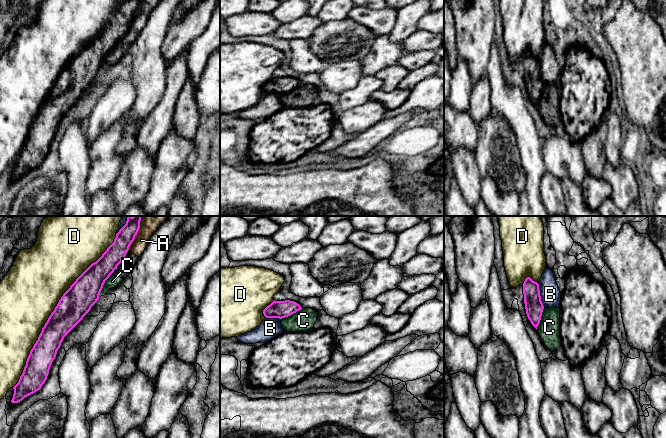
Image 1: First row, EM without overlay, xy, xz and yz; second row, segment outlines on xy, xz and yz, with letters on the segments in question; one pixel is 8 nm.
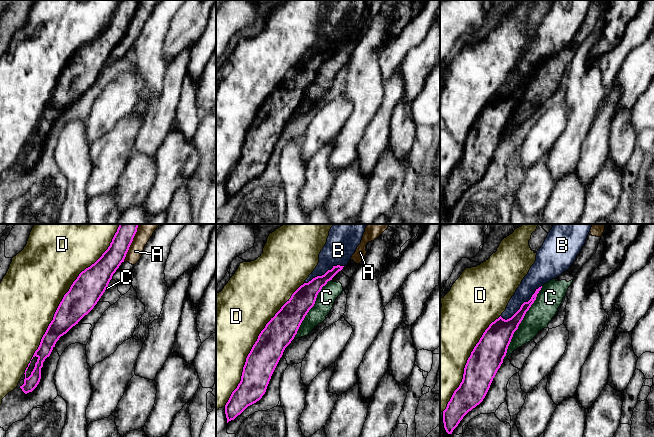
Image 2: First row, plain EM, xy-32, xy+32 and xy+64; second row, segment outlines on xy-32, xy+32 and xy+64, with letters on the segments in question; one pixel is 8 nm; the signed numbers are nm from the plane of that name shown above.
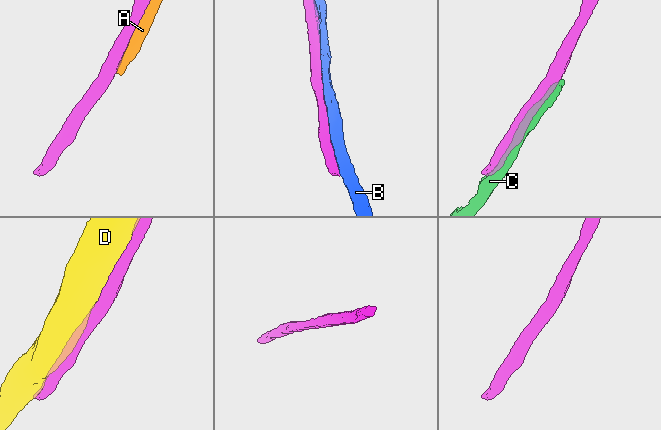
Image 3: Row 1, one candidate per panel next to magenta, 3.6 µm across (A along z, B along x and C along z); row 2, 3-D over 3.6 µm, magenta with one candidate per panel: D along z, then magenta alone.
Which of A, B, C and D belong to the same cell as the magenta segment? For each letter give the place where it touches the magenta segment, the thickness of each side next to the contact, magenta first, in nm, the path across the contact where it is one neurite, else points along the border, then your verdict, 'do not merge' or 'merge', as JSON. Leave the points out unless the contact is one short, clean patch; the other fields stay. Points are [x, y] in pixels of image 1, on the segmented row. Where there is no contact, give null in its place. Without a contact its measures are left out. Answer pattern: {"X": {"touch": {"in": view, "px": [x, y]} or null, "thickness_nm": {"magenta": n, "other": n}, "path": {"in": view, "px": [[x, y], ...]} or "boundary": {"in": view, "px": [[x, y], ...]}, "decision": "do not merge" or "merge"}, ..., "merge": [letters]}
{"A": {"touch": {"in": "xy", "px": [134, 238]}, "thickness_nm": {"magenta": 160, "other": 170}, "decision": "do not merge"}, "B": {"touch": {"in": "yz", "px": [539, 295]}, "thickness_nm": {"magenta": 150, "other": 160}, "decision": "do not merge"}, "C": {"touch": {"in": "xy", "px": [103, 284]}, "thickness_nm": {"magenta": 240, "other": 90}, "decision": "do not merge"}, "D": {"touch": {"in": "xy", "px": [54, 310]}, "thickness_nm": {"magenta": 240, "other": 480}, "decision": "do not merge"}, "merge": []}

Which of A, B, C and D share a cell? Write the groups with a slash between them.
A C / B / D

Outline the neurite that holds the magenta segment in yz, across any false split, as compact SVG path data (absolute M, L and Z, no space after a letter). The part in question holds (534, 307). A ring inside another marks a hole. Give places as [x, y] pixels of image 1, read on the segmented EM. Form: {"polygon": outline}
{"polygon": "M527 277L523 283L524 303L528 319L537 329L544 309L539 284Z"}

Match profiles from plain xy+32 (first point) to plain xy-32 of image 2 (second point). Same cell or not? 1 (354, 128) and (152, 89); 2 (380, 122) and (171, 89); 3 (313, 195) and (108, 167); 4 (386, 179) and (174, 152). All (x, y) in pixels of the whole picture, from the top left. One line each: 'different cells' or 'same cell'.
1: same cell
2: same cell
3: same cell
4: same cell

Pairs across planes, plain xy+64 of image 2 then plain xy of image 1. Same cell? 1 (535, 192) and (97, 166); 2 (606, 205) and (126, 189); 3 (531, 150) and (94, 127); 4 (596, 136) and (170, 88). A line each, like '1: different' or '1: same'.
1: same
2: different
3: same
4: same

